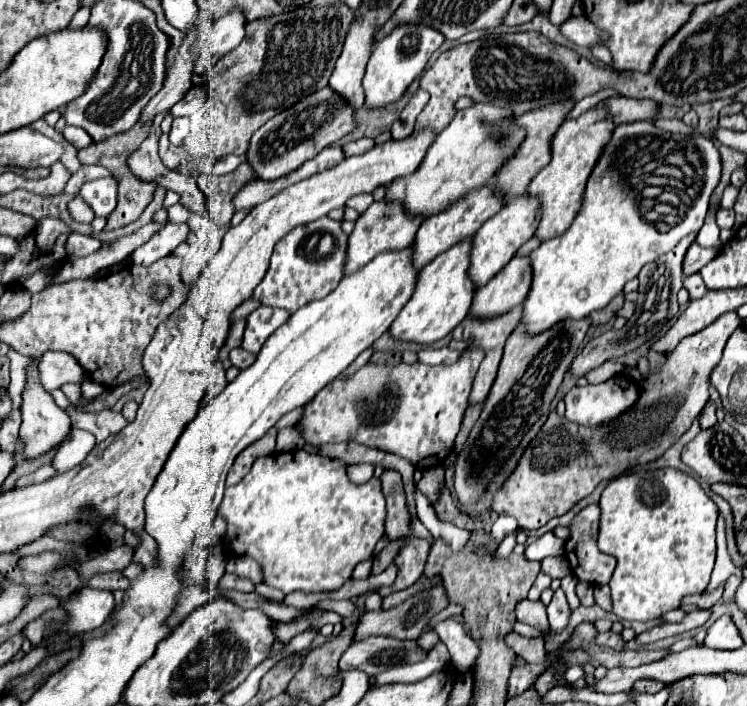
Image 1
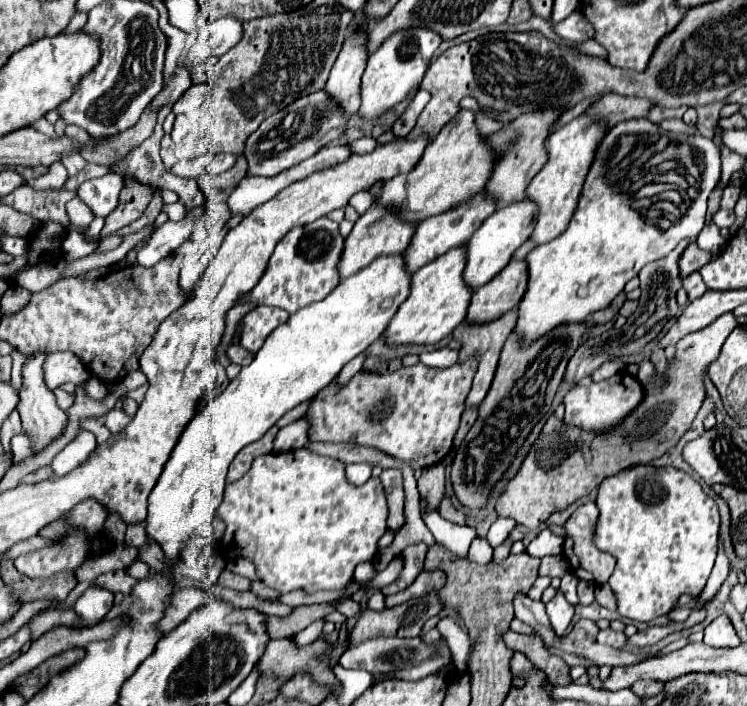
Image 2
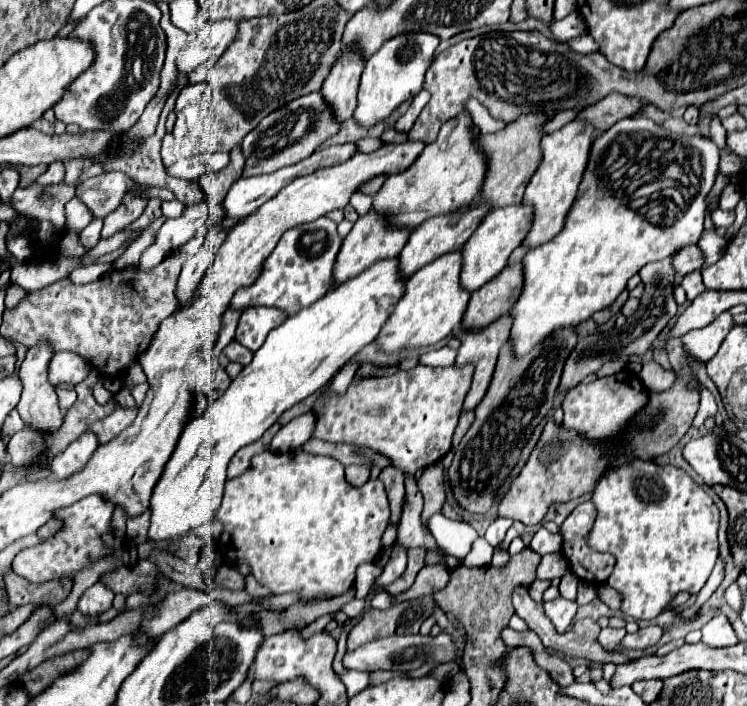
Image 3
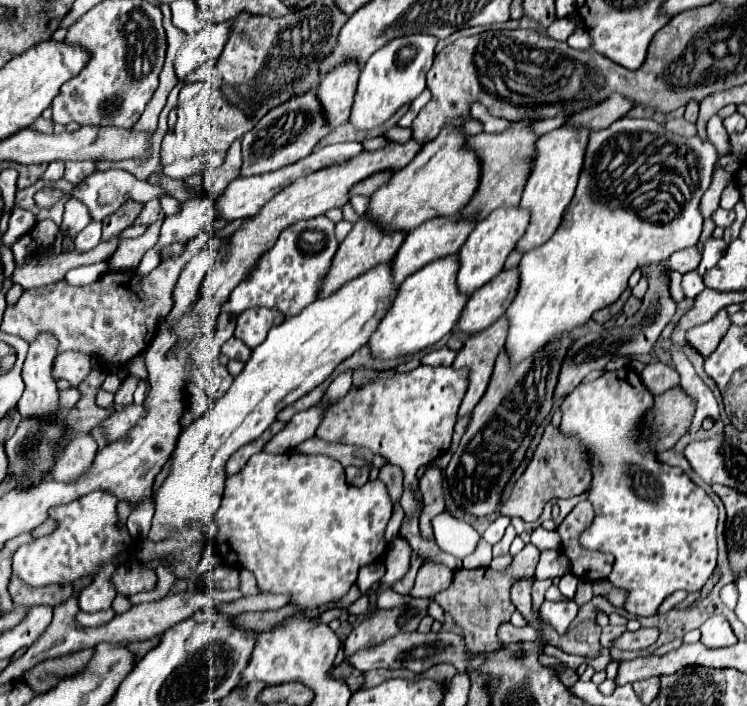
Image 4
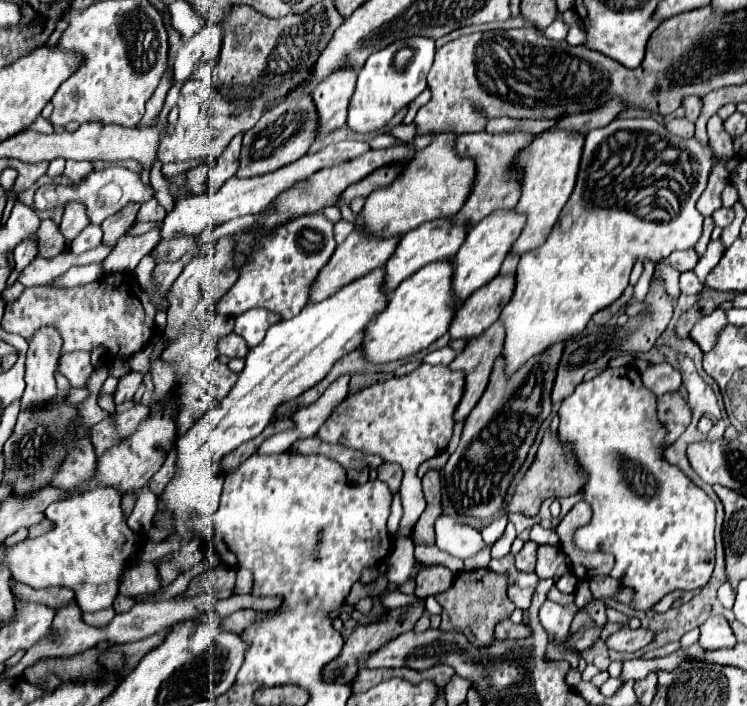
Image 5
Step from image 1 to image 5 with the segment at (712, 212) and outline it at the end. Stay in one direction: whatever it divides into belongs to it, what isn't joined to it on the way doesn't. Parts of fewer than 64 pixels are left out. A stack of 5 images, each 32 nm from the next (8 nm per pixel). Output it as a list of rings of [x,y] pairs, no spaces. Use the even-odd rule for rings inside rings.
[[[710,240],[710,242],[708,242],[708,248],[706,248],[706,252],[704,252],[704,256],[700,258],[698,266],[694,268],[694,272],[696,272],[696,276],[700,276],[704,288],[707,288],[705,280],[706,276],[708,276],[708,272],[720,262],[720,256],[722,256],[722,254],[724,254],[724,244],[722,244],[720,240]]]

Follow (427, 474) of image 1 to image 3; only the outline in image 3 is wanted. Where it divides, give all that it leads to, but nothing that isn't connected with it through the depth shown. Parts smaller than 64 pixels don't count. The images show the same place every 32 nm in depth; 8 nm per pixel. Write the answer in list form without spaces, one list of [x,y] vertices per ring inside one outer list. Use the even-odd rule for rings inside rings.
[[[432,464],[428,468],[424,468],[422,476],[418,478],[418,490],[424,496],[424,510],[422,510],[422,522],[426,524],[426,520],[440,512],[442,504],[444,504],[444,468],[442,464]]]

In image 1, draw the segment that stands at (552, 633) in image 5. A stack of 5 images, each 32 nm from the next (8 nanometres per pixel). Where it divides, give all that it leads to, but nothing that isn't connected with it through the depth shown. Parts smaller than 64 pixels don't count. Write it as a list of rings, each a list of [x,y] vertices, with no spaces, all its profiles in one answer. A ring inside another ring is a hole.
[[[558,588],[554,592],[552,602],[548,604],[548,624],[556,632],[560,632],[560,630],[566,628],[568,618],[570,618],[570,608],[568,608],[568,602],[566,602],[566,594],[564,594],[562,588]]]

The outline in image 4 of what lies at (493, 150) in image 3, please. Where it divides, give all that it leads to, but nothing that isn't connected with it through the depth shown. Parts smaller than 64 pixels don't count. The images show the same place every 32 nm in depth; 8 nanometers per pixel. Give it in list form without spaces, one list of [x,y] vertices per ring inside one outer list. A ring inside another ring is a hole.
[[[520,118],[518,122],[512,122],[510,128],[506,128],[504,132],[498,132],[498,134],[480,132],[476,136],[468,136],[468,146],[478,154],[478,158],[482,162],[482,178],[480,178],[480,186],[478,186],[476,196],[460,212],[462,216],[470,216],[474,212],[480,212],[478,220],[482,220],[484,216],[488,216],[496,208],[520,204],[520,196],[526,186],[528,174],[532,168],[532,160],[536,156],[538,134],[534,134],[534,130],[530,128],[532,122],[534,122],[534,118]]]

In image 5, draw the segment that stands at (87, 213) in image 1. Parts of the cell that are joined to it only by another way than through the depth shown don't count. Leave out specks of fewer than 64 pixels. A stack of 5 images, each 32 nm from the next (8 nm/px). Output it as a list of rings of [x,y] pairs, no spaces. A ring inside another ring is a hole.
[[[70,202],[64,208],[64,216],[62,216],[62,222],[60,222],[60,232],[64,234],[64,238],[68,242],[72,242],[88,224],[90,224],[90,220],[86,216],[86,208],[78,202]]]

